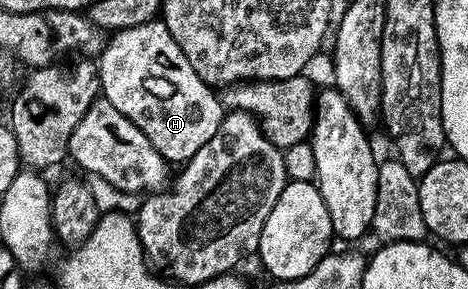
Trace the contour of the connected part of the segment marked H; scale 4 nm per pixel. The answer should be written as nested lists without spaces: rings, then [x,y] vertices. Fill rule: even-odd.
[[[149,20],[144,26],[113,33],[96,63],[101,95],[140,129],[166,161],[190,160],[220,130],[224,105],[215,89],[192,70],[192,62],[176,46],[165,20]]]

